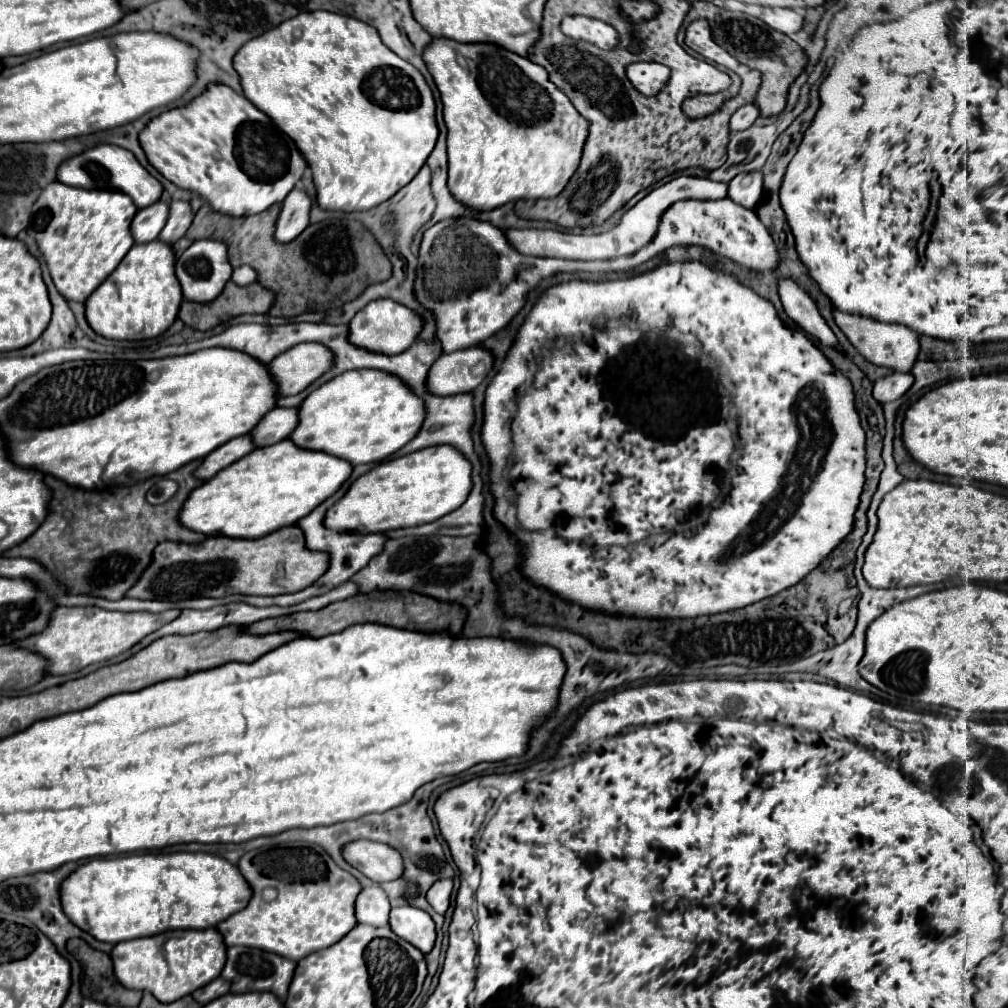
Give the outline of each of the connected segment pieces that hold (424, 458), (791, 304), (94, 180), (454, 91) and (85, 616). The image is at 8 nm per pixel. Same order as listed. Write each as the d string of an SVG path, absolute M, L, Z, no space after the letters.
M435 445L377 465L359 479L327 511L325 525L335 531L385 533L401 527L433 523L459 509L471 493L471 463L453 445Z
M791 279L779 281L779 297L785 305L785 313L811 337L825 347L835 347L837 339L825 319L819 315L813 299Z
M97 145L87 149L85 153L71 157L69 161L61 163L57 171L57 181L69 187L85 187L85 189L107 189L107 191L121 191L133 199L137 209L149 207L149 203L159 201L163 193L163 185L135 159L135 155L117 145Z
M433 39L425 49L425 63L441 91L443 117L449 129L447 187L455 201L475 211L491 211L523 199L557 197L557 193L565 189L581 161L589 137L589 121L585 121L569 97L547 79L541 65L499 45L465 45L451 39Z
M93 605L59 607L53 611L53 619L45 631L27 639L19 639L15 641L15 645L47 657L51 663L49 675L65 675L65 673L81 671L83 667L91 663L99 663L99 661L121 655L123 651L131 649L149 633L161 629L161 625L167 625L169 621L173 621L179 613L181 613L179 609L169 609L163 613L149 613L149 611L123 613L123 611L107 611Z

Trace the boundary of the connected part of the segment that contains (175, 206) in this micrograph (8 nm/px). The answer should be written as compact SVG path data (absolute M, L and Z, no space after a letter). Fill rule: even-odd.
M173 201L169 207L169 219L157 239L173 245L177 239L181 239L187 233L191 221L193 221L193 211L191 211L189 203L187 201Z

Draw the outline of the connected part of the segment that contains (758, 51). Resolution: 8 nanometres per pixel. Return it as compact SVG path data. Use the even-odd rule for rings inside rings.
M697 1L689 9L689 13L685 17L685 25L693 23L697 19L707 19L709 23L713 23L713 27L711 27L713 39L729 55L737 57L737 61L741 61L753 69L759 69L763 73L763 83L757 93L755 105L761 109L763 117L779 115L787 105L787 93L789 93L791 83L805 71L805 65L807 65L805 51L787 35L783 35L775 29L769 29L769 25L765 25L761 19L747 15L747 13L733 13L733 11L715 7L713 3Z

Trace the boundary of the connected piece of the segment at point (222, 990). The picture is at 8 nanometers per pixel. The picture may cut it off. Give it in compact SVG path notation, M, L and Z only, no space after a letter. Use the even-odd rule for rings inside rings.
M217 977L217 979L211 981L209 985L197 989L197 991L193 993L193 997L195 997L199 1003L209 1003L209 1001L213 1001L213 999L225 995L225 993L229 993L229 981Z

